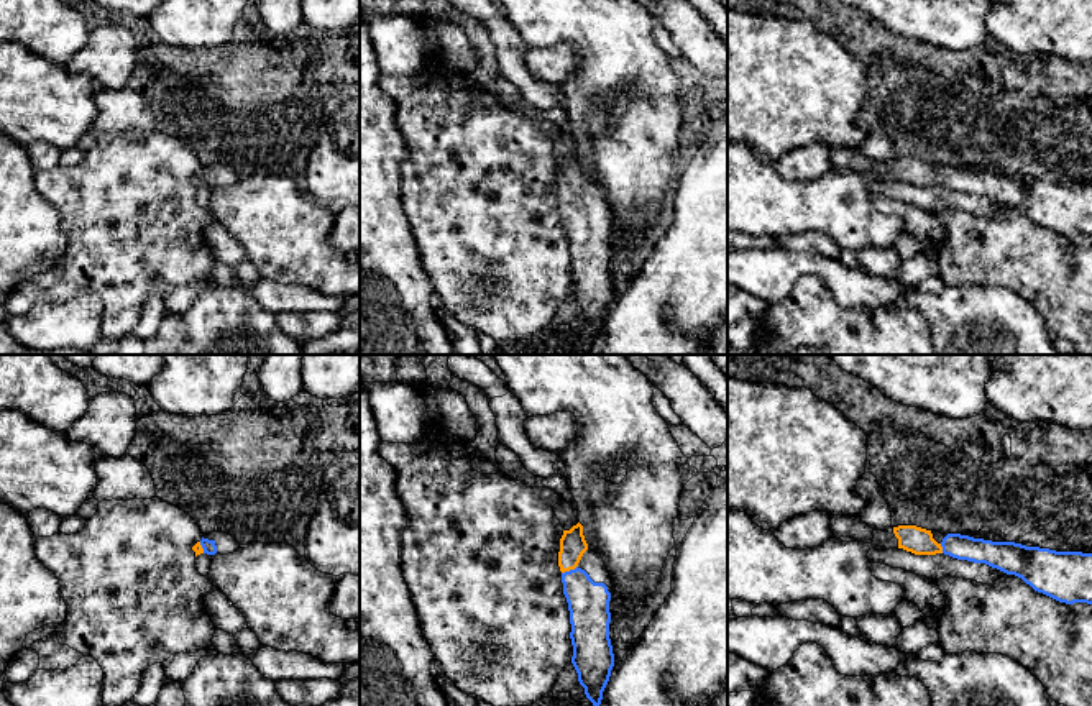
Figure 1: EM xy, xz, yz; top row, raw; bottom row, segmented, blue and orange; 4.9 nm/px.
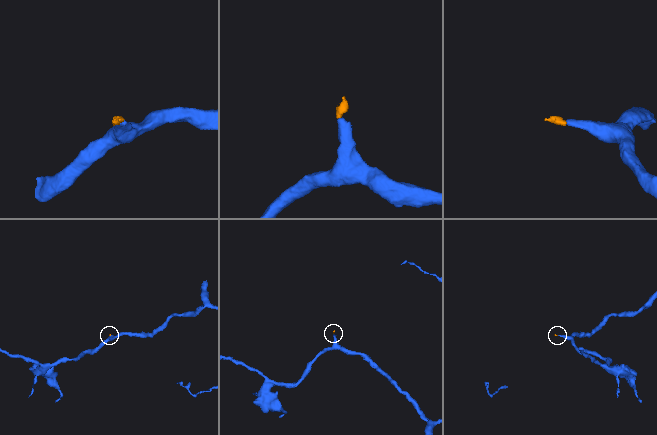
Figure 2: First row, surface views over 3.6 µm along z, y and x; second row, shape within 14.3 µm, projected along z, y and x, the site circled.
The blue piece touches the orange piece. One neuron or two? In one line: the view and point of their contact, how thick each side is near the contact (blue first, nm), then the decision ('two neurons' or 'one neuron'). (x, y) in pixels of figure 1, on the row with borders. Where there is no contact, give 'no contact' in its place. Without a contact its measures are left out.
meets blue in xz at (570, 570); 200 nm thick on the blue side, 130 nm on the other; one neuron

